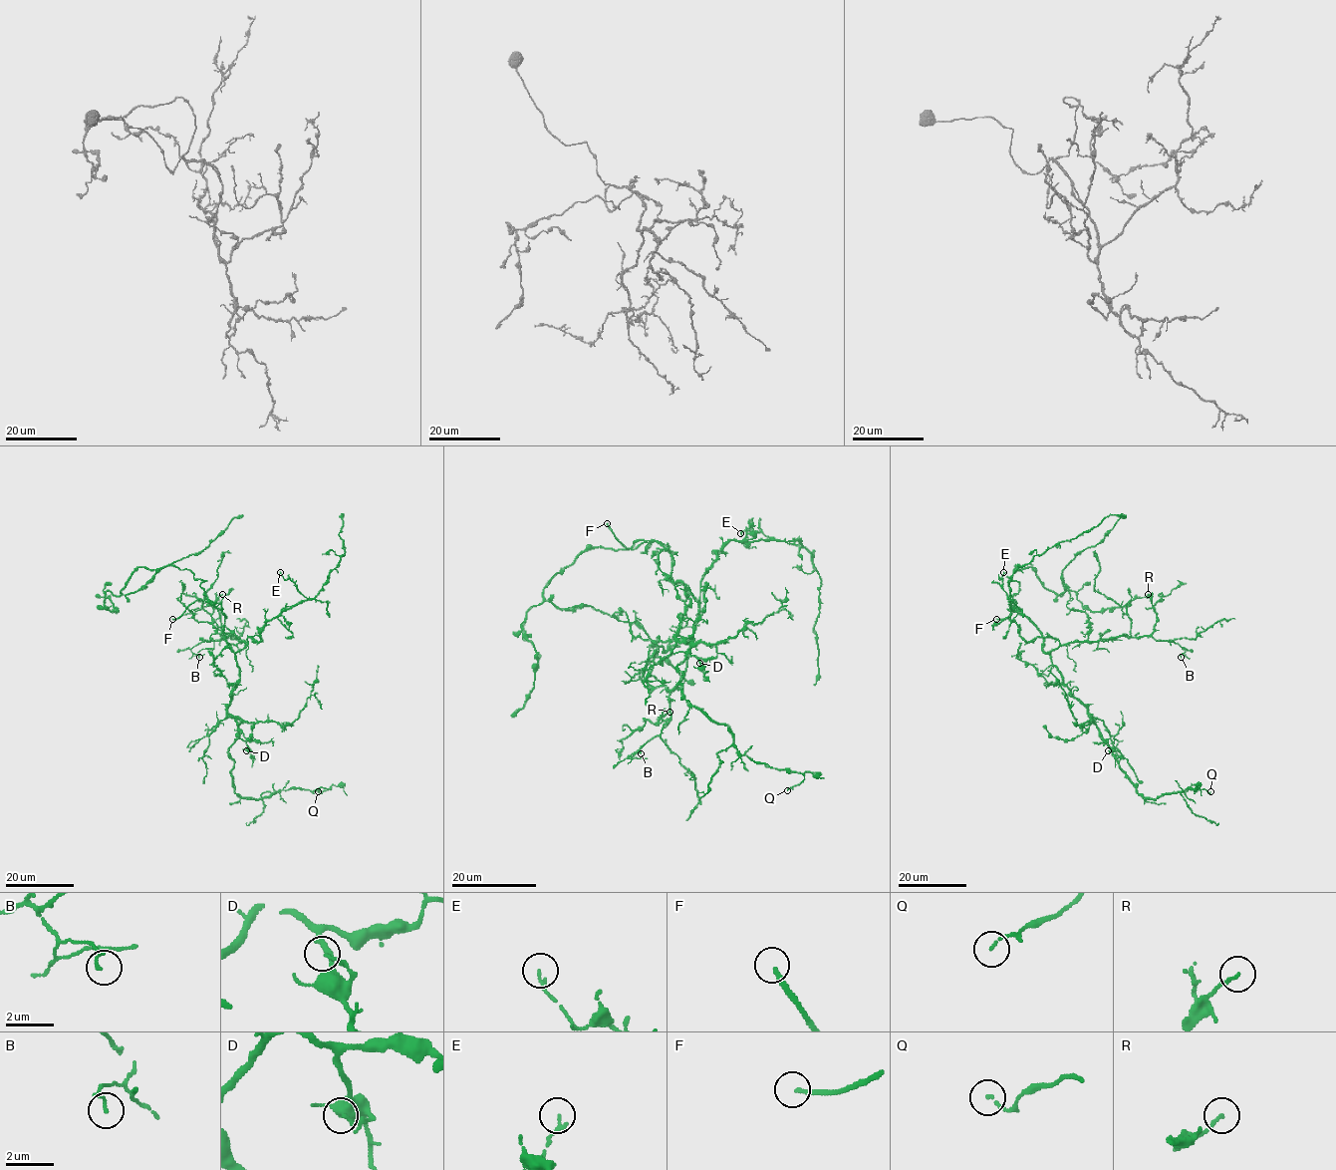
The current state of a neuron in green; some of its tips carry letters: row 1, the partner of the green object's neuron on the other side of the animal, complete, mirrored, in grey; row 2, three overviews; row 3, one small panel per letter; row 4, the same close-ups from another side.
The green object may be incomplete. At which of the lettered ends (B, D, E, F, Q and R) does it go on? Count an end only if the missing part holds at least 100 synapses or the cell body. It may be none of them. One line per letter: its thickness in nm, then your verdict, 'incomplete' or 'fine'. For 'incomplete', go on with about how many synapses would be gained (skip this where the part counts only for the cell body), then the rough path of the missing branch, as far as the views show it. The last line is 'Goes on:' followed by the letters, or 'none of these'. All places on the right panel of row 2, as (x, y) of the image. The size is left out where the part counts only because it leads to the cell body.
B: 110 nm | fine
D: 70 nm | fine
E: 130 nm | fine
F: 170 nm | incomplete
Q: 90 nm | fine
R: 120 nm | fine
Goes on: F

